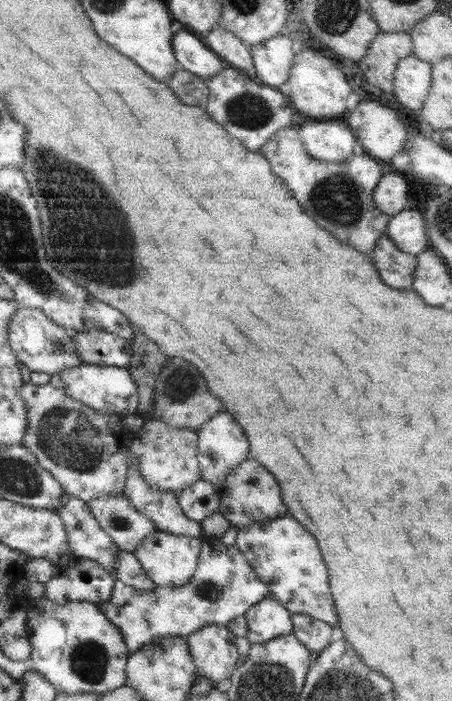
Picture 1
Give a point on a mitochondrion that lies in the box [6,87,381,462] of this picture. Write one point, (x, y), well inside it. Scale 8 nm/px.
(71, 194)

